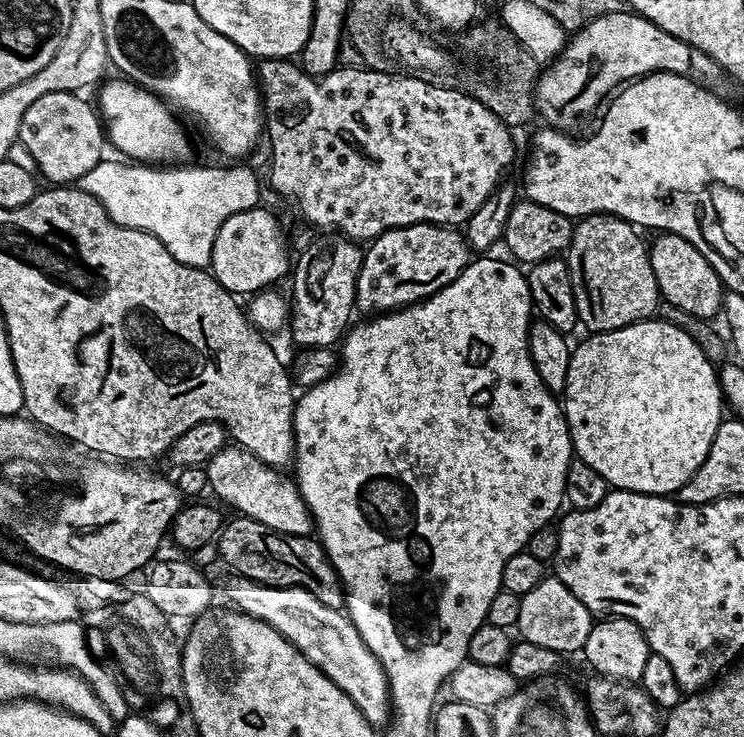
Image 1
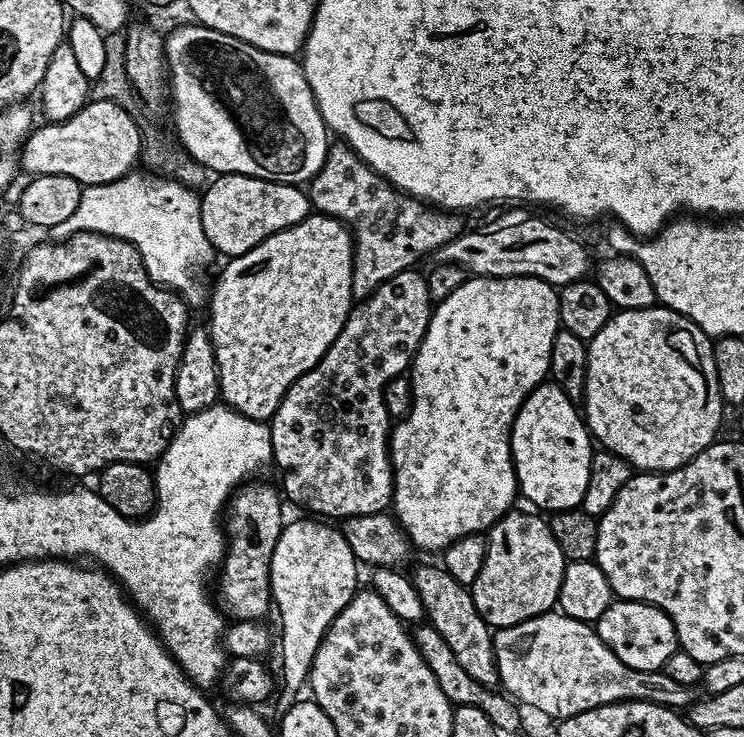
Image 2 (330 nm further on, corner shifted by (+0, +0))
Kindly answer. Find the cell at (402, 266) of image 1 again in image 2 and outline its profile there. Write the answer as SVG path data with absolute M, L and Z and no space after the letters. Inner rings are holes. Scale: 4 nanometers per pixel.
M409 270L402 274L394 274L374 294L370 294L365 300L359 301L348 313L346 322L334 338L334 342L326 350L326 354L318 363L302 378L298 378L290 386L290 390L282 398L278 410L274 413L270 421L272 430L272 458L274 468L280 471L280 484L283 495L288 496L300 508L305 508L305 513L311 514L316 518L327 518L332 522L343 522L355 516L366 516L368 514L378 514L385 511L392 503L392 461L388 459L388 437L390 435L390 417L386 410L384 401L384 387L389 384L396 376L405 375L409 371L412 357L416 354L416 348L422 342L424 331L428 329L428 320L432 317L434 301L428 293L428 281L425 273L420 270Z

